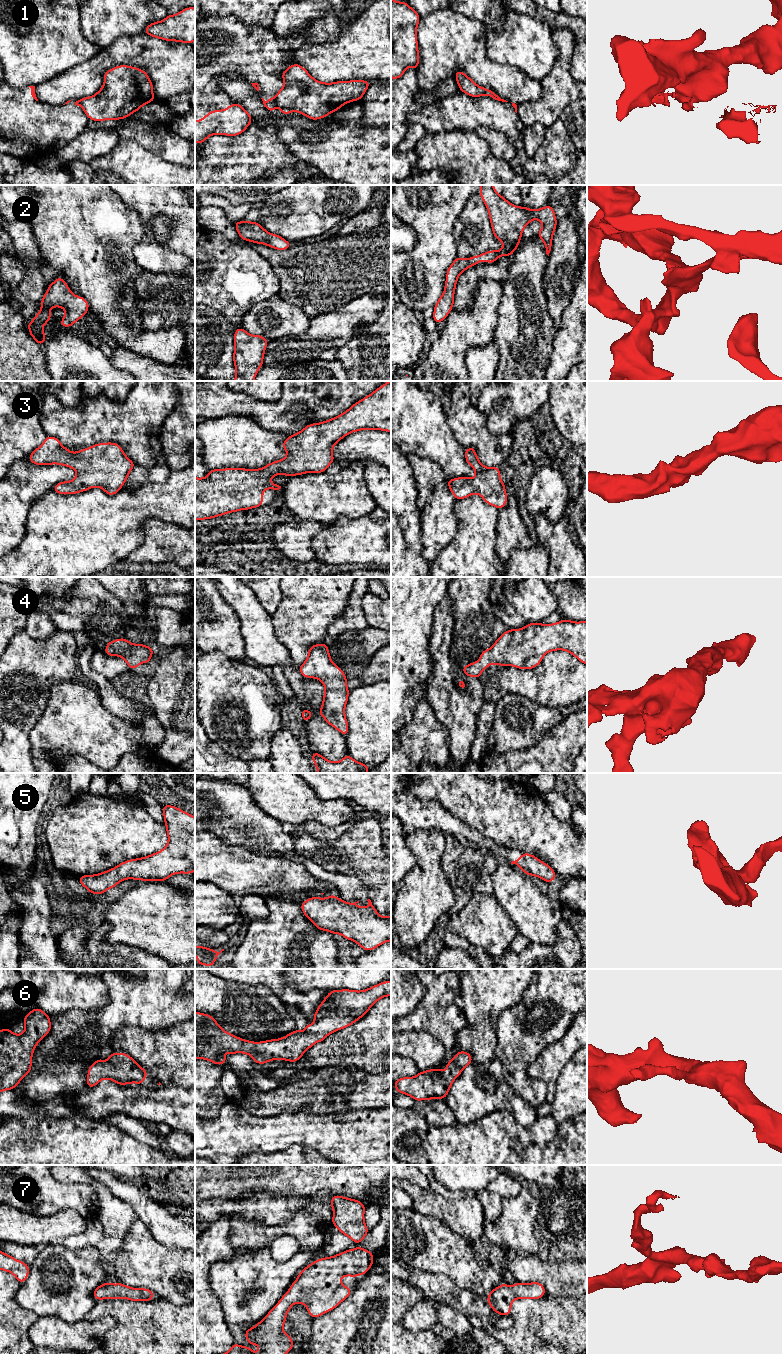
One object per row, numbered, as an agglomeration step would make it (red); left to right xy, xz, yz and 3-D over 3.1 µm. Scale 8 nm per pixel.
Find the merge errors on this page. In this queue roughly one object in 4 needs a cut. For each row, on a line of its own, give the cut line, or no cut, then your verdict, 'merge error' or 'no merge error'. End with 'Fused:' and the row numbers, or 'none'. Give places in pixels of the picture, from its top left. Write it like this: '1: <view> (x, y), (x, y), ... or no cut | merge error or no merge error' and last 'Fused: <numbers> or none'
1: xz (274, 101), (276, 105) | merge error
2: no cut | no merge error
3: no cut | no merge error
4: no cut | no merge error
5: no cut | no merge error
6: no cut | no merge error
7: no cut | no merge error
Fused: 1

